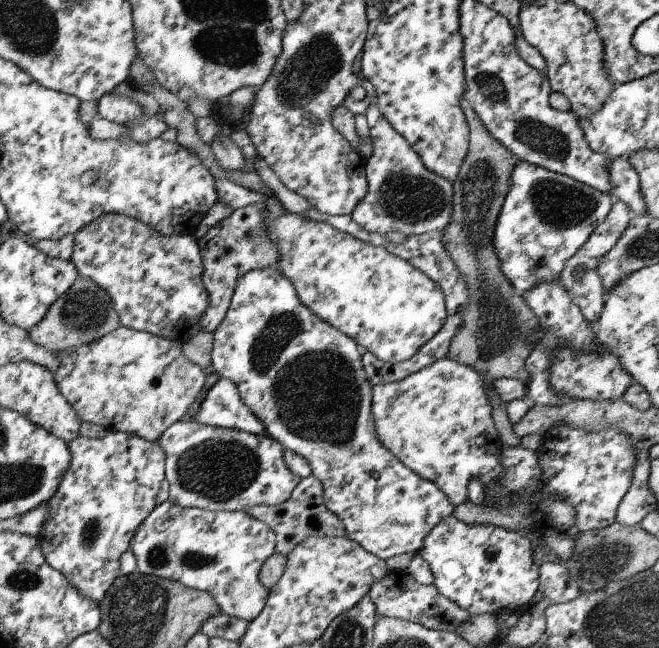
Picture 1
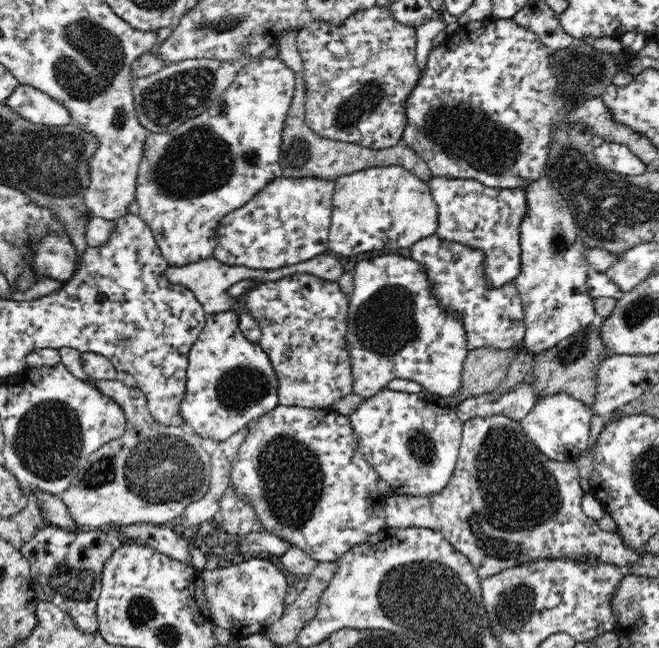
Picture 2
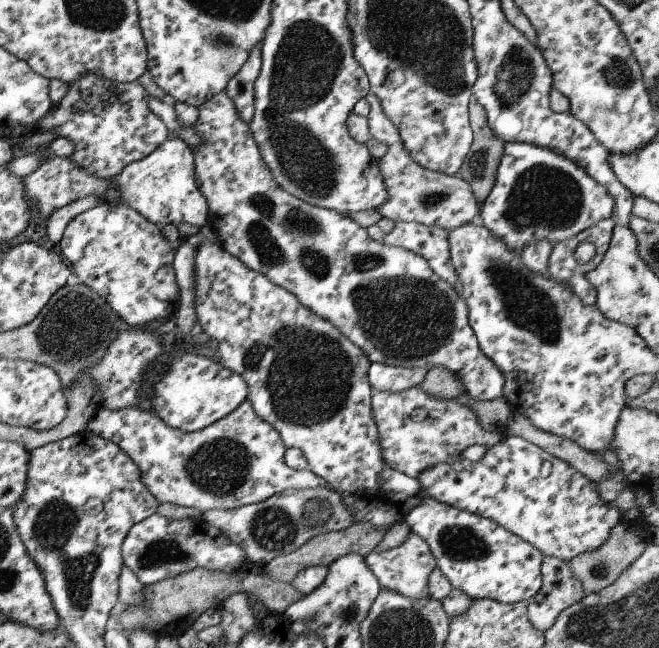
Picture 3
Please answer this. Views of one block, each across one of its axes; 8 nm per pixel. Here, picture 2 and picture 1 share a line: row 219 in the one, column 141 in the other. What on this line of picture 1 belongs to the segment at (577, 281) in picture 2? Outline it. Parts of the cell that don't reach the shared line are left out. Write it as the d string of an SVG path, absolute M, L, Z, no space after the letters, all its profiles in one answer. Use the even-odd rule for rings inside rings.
M164 501L138 525L130 542L130 550L137 558L137 571L182 583L188 588L208 592L214 596L222 613L252 622L262 612L269 590L260 582L264 560L275 553L276 535L264 521L256 520L244 511L207 511L182 508Z

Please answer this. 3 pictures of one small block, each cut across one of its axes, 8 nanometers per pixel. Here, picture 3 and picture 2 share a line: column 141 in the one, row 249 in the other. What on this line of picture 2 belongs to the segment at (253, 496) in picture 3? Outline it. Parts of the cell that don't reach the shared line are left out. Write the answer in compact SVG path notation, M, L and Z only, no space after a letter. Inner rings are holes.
M436 233L418 240L410 247L410 258L426 269L433 298L444 311L460 317L466 331L468 351L484 346L498 350L524 347L525 315L515 281L512 280L499 289L490 288L483 273L484 257L480 248L444 240Z

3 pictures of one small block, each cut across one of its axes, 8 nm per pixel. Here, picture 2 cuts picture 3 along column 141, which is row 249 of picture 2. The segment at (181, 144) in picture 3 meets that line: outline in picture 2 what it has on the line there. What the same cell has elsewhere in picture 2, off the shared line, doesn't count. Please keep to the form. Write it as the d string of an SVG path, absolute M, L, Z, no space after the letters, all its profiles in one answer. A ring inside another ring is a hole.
M256 58L251 60L247 65L238 68L237 74L232 81L232 84L222 92L222 95L210 104L208 110L202 114L196 115L194 118L185 120L180 126L177 126L173 131L165 133L151 133L144 141L143 157L139 164L139 175L136 181L135 200L138 202L138 214L144 219L148 228L152 231L156 243L162 257L168 261L168 266L181 267L188 263L198 262L199 260L212 257L213 250L217 245L216 229L219 225L220 219L224 218L225 214L232 212L244 206L251 198L254 198L264 186L270 184L276 178L283 176L283 170L280 160L280 146L282 144L282 130L284 130L284 122L292 104L295 94L296 77L294 71L280 59L275 58Z

